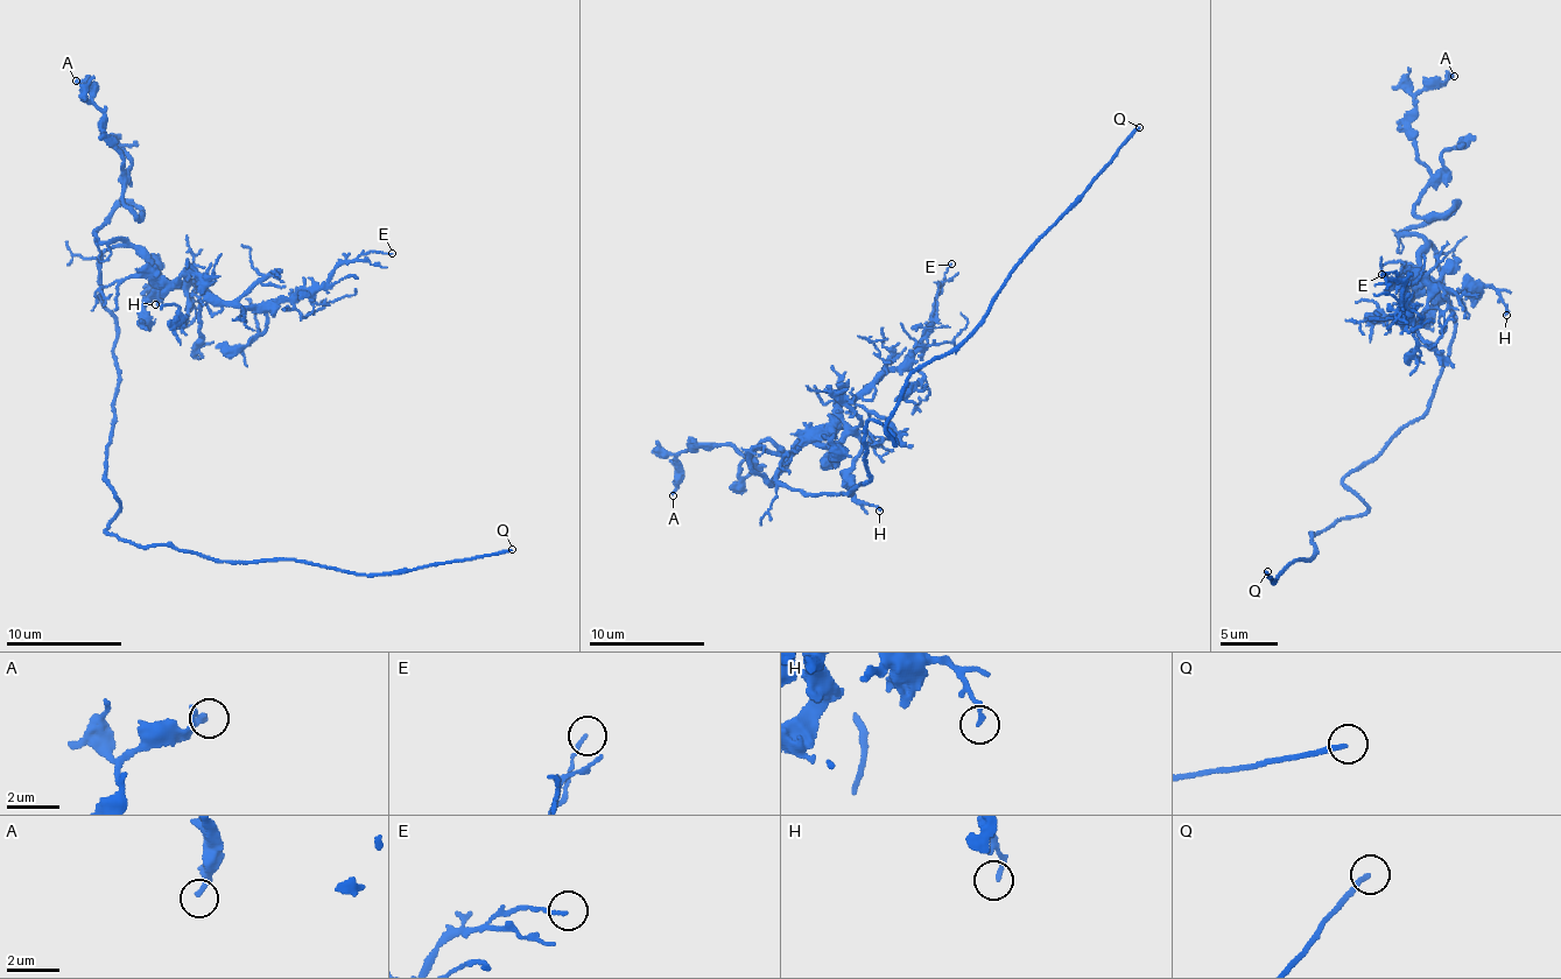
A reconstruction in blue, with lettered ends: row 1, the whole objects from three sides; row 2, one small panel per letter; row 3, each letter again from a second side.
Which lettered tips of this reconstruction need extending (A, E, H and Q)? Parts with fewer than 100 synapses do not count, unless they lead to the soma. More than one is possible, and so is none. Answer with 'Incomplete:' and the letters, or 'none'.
Incomplete: Q

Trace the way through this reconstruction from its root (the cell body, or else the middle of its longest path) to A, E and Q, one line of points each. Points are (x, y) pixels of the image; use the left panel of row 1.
A: (111, 434), (99, 261), (124, 245), (93, 238), (142, 208), (76, 81)
E: (111, 434), (106, 249), (132, 247), (169, 281), (194, 275), (244, 305), (289, 301), (342, 262), (392, 253)
Q: (111, 434), (104, 476), (120, 507), (106, 532), (128, 542), (361, 573), (512, 549)

